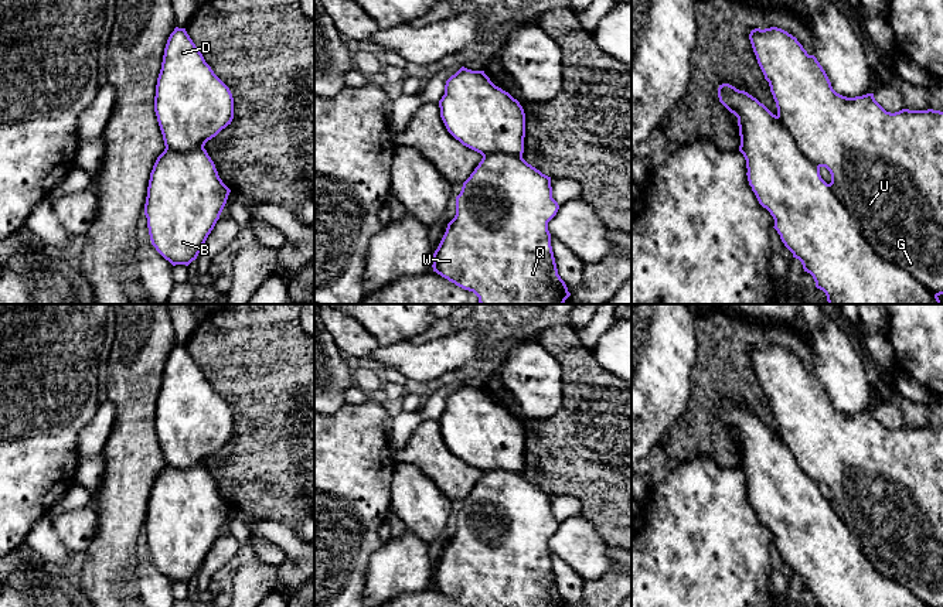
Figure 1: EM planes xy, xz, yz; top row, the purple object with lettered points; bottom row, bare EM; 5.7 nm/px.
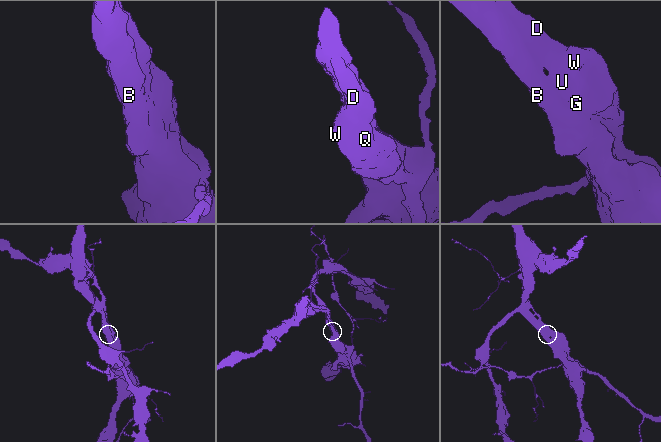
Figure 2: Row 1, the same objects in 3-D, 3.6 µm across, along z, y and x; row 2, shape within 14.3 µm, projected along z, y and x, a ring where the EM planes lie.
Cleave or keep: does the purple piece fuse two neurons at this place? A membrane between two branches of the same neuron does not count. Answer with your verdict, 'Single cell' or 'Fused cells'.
Fused cells

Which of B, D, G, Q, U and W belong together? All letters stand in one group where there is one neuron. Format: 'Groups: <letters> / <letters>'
Groups: B / D G Q U W

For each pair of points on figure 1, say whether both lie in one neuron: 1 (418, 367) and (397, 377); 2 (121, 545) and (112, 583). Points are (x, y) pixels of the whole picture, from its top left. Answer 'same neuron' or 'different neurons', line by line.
1: different neurons
2: same neuron

